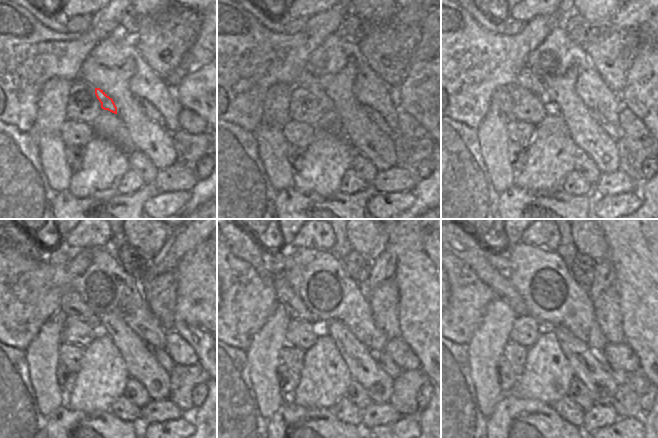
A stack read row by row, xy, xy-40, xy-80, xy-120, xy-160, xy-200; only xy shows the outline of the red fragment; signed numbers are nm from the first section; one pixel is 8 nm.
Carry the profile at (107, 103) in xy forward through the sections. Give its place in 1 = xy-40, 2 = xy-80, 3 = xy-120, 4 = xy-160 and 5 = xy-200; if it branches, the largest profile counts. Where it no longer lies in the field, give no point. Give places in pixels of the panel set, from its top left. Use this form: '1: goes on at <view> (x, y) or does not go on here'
1: goes on at xy-40 (306, 80)
2: goes on at xy-80 (526, 79)
3: goes on at xy-120 (72, 305)
4: goes on at xy-160 (242, 244)
5: goes on at xy-200 (461, 242)

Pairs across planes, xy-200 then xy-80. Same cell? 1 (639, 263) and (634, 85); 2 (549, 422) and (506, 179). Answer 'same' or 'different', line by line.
1: same
2: different

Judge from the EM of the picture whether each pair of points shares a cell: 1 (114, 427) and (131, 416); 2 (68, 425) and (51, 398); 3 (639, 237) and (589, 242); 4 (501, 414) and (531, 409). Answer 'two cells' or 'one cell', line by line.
1: two cells
2: two cells
3: two cells
4: one cell

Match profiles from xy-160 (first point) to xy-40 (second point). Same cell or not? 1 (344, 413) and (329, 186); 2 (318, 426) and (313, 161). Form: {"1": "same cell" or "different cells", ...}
{"1": "different cells", "2": "different cells"}

